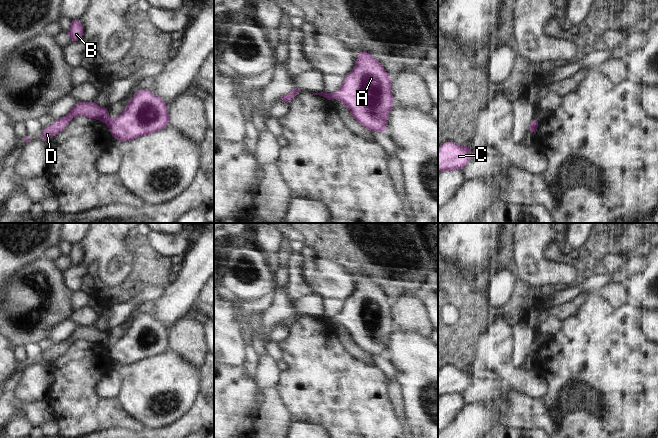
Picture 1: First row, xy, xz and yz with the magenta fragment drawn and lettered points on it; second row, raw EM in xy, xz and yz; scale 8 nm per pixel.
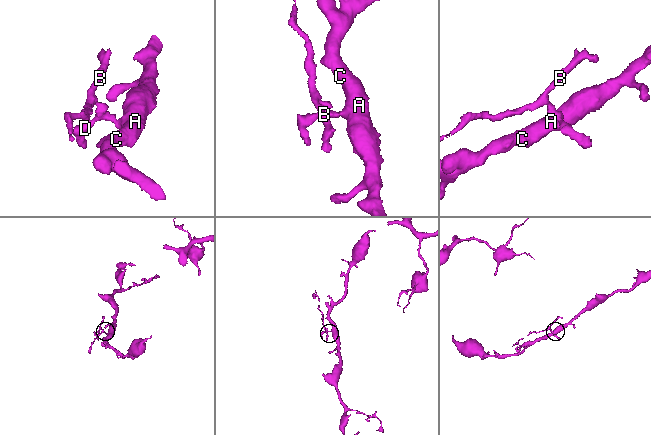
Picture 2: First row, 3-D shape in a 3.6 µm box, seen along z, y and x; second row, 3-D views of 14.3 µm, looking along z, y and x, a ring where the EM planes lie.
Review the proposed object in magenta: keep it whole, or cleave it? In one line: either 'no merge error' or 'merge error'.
merge error

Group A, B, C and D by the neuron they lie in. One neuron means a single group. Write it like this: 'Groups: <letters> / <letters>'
Groups: A C / B D.

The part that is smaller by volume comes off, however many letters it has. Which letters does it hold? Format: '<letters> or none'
B, D.

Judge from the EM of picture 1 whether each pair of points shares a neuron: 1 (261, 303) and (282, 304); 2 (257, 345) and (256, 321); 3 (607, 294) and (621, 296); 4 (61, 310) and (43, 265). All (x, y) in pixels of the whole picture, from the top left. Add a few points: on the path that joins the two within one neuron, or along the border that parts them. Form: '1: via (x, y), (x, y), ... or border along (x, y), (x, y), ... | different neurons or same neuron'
1: border along (272, 293), (270, 304), (263, 311) | different neurons
2: via (256, 339), (256, 327) | same neuron
3: via (610, 294), (618, 296) | same neuron
4: via (54, 299), (53, 285), (49, 280), (49, 276) | same neuron

